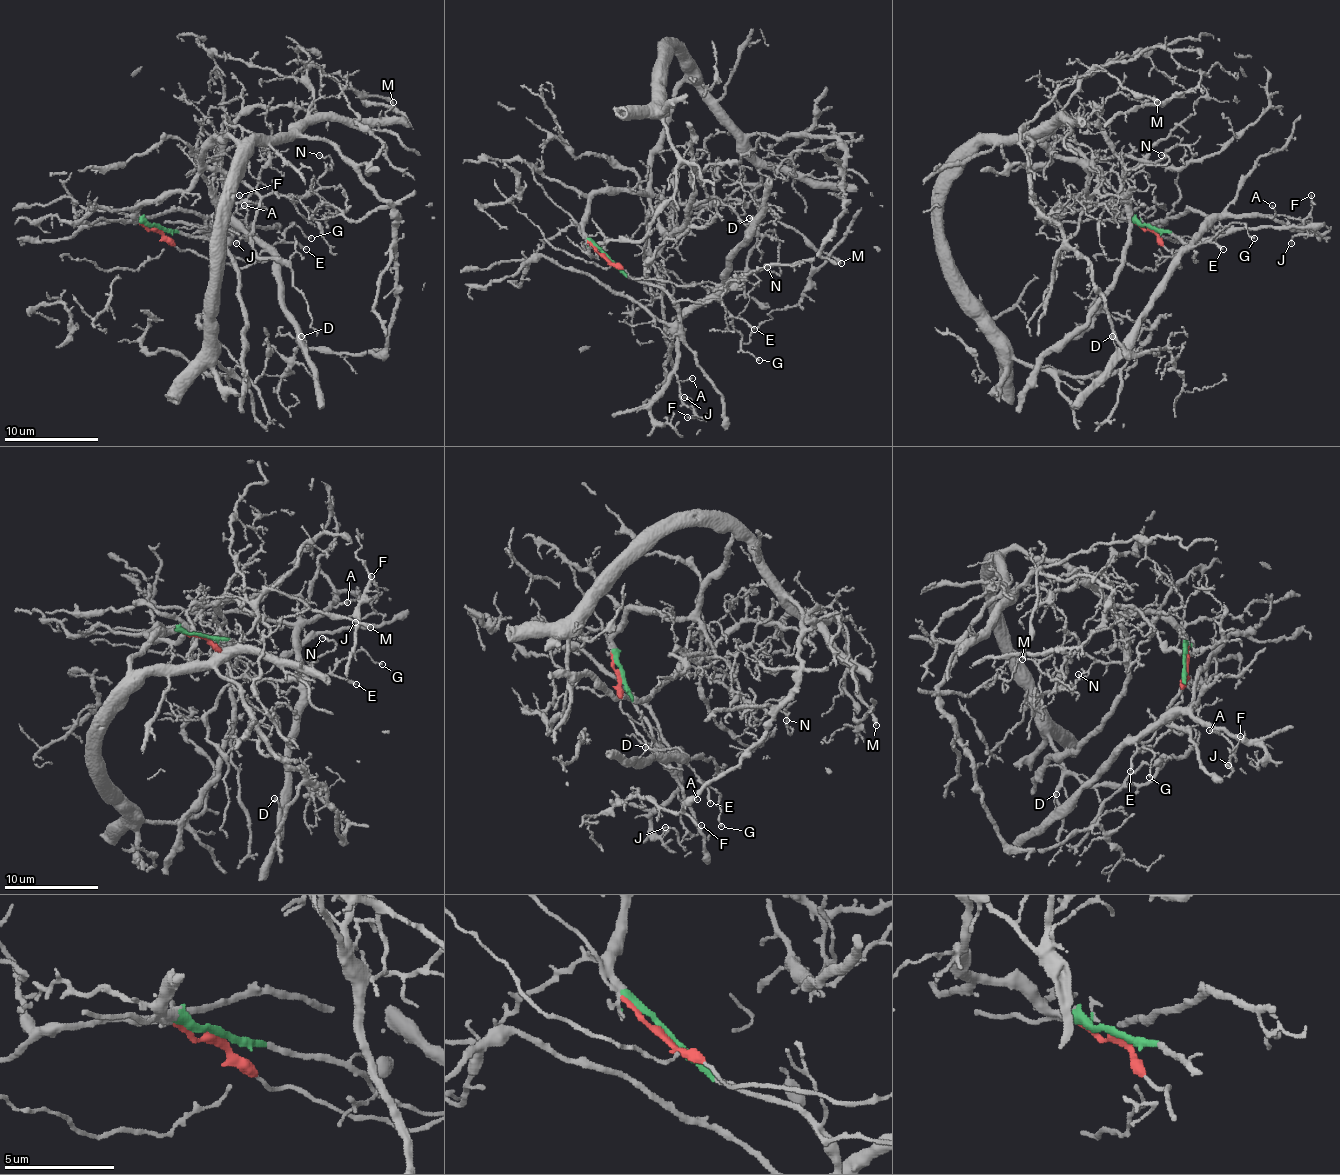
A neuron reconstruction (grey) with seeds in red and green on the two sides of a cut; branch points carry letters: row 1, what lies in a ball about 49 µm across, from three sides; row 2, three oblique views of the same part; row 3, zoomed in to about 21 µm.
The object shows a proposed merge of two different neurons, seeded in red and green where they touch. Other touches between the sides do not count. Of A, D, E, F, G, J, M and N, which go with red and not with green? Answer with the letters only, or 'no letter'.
A, D, E, F, G, J

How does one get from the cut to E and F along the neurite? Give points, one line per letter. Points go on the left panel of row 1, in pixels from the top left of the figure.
E: (159, 227), (184, 250), (196, 250), (231, 267), (248, 267), (267, 248), (283, 241), (307, 248)
F: (159, 227), (184, 250), (248, 267), (267, 250), (227, 218), (243, 220), (238, 194)

